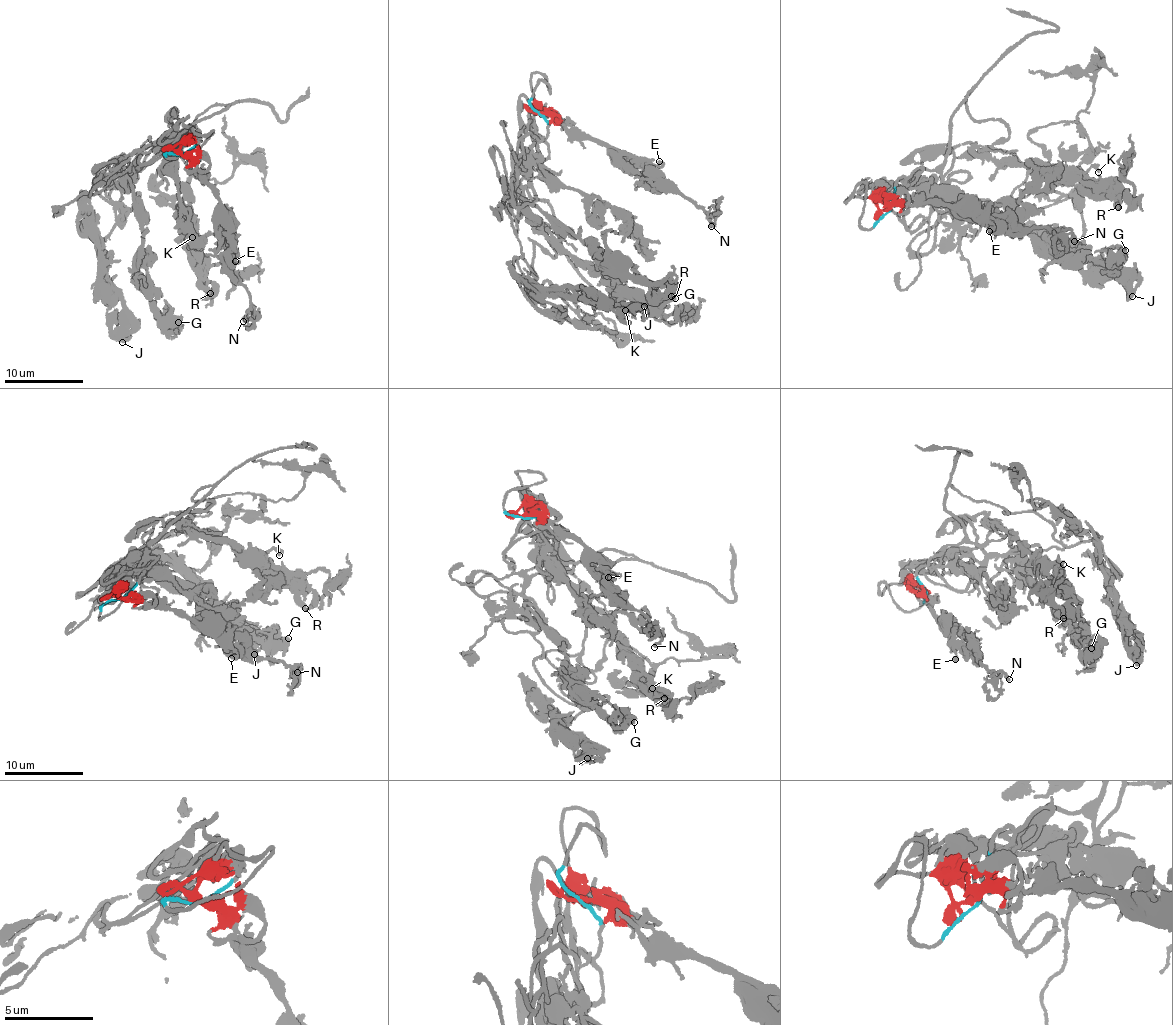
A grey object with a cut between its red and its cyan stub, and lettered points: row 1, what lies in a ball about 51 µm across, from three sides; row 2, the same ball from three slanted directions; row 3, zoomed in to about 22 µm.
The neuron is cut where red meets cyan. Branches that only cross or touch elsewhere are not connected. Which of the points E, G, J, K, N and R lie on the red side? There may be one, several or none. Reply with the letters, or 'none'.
E, N

